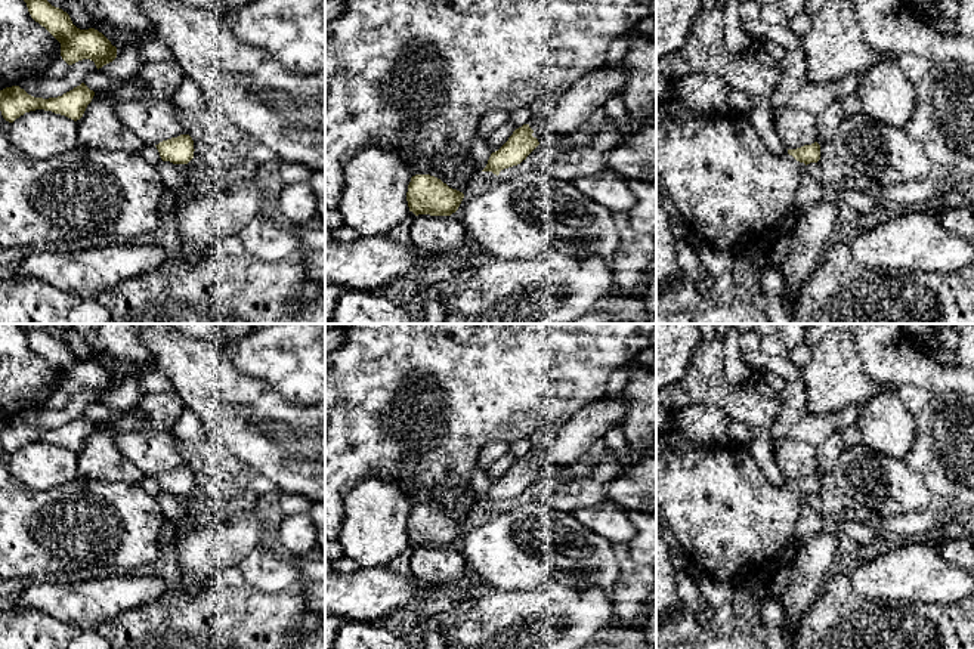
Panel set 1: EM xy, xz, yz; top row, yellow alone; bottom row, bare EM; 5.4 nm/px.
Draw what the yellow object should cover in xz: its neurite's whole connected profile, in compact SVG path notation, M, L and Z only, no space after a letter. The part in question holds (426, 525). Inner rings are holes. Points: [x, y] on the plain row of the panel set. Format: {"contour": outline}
{"contour": "M430 506L412 507L406 523L409 543L415 547L451 547L458 541L463 529L463 523Z"}

